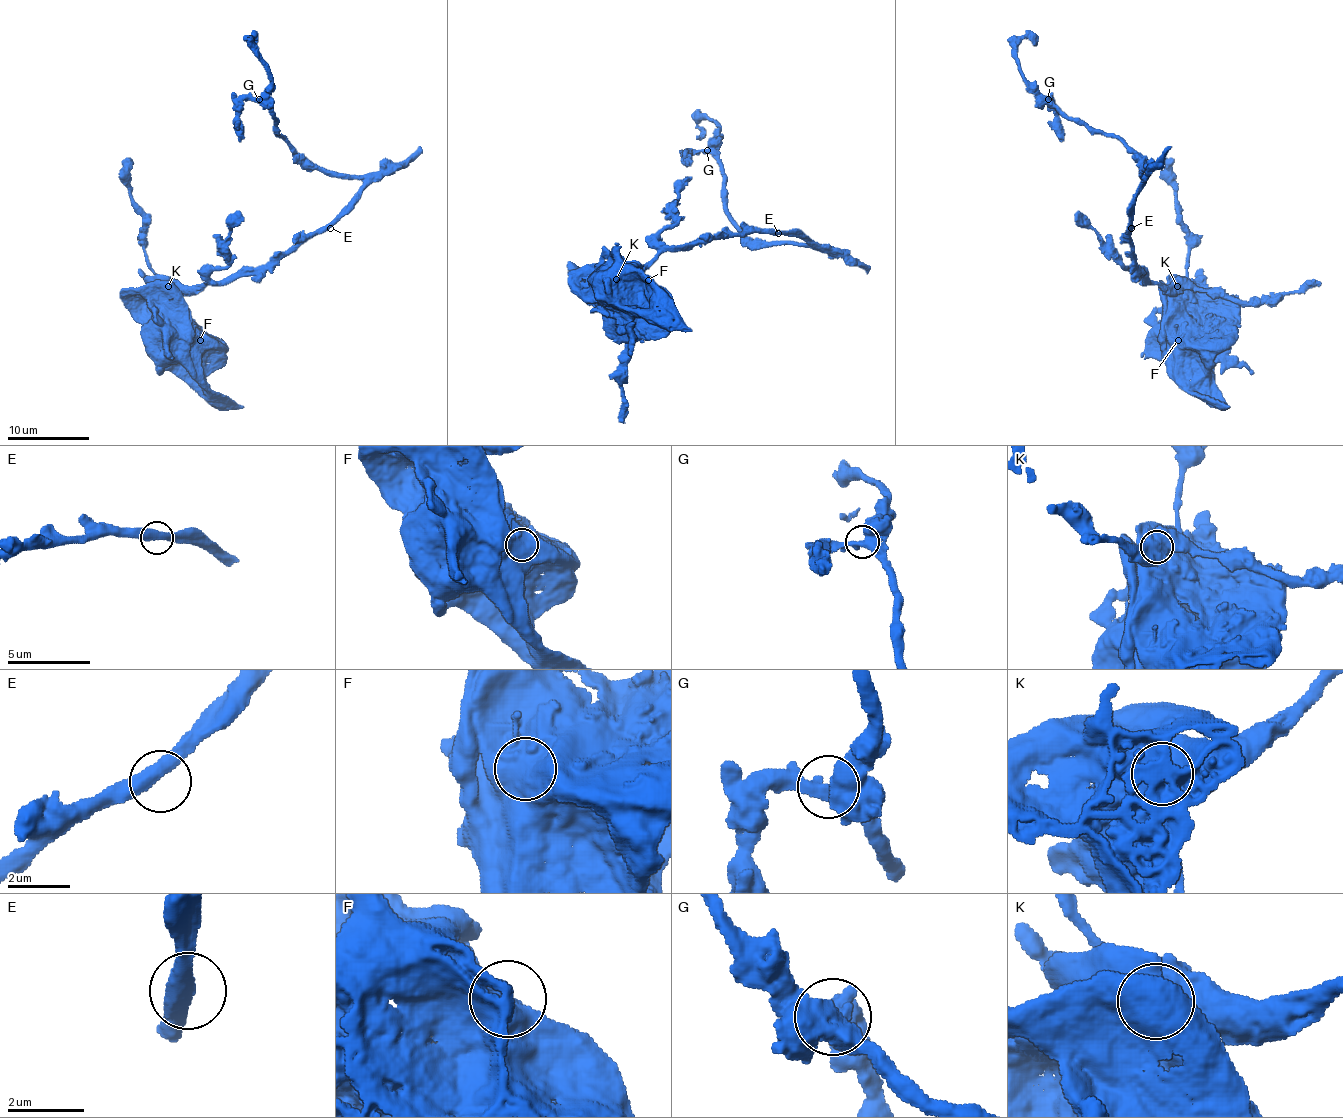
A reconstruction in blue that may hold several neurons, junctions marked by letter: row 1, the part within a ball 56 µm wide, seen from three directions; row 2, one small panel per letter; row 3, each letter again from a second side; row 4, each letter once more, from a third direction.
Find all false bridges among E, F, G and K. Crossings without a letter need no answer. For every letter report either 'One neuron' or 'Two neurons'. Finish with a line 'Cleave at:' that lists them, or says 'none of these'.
E: One neuron
F: One neuron
G: One neuron
K: Two neurons
Cleave at: K

